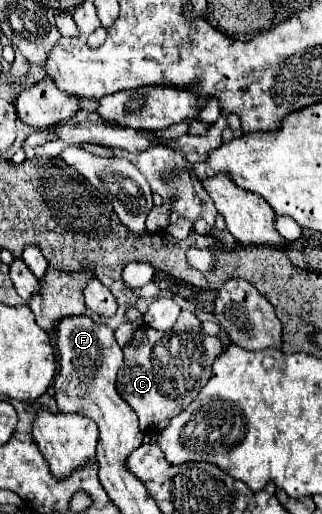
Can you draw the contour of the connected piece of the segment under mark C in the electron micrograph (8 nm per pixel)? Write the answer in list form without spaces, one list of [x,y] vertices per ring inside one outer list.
[[[181,312],[175,326],[167,332],[141,326],[129,346],[123,348],[125,366],[117,374],[119,396],[139,416],[143,434],[159,434],[173,416],[183,412],[211,378],[211,364],[221,354],[221,342],[201,332],[201,322],[193,312]]]

